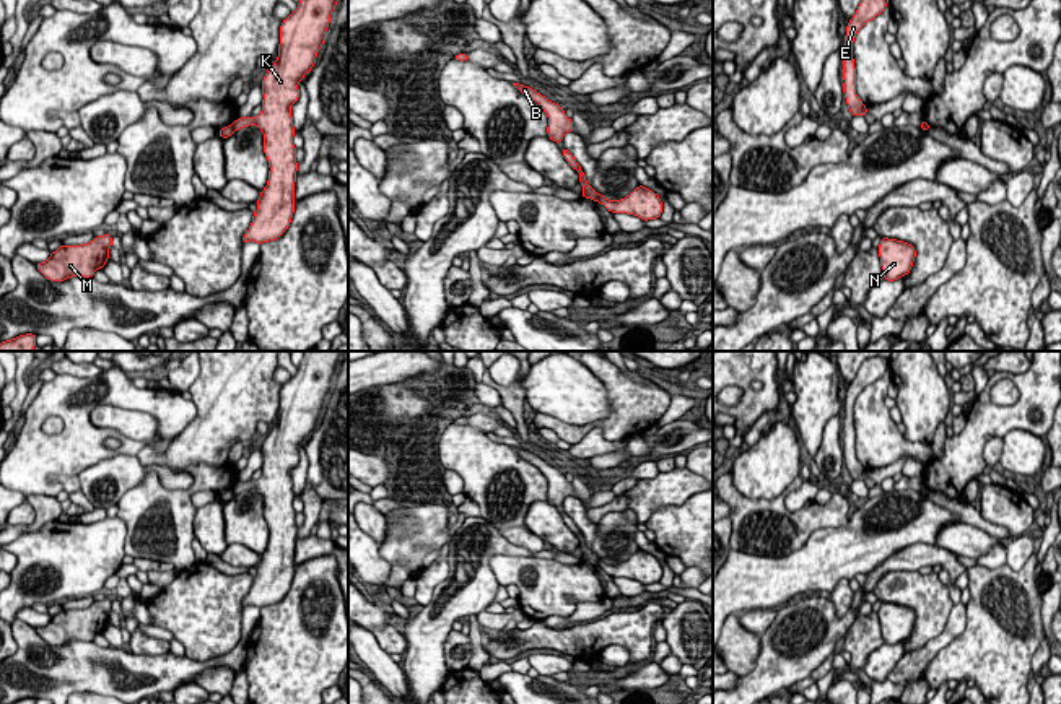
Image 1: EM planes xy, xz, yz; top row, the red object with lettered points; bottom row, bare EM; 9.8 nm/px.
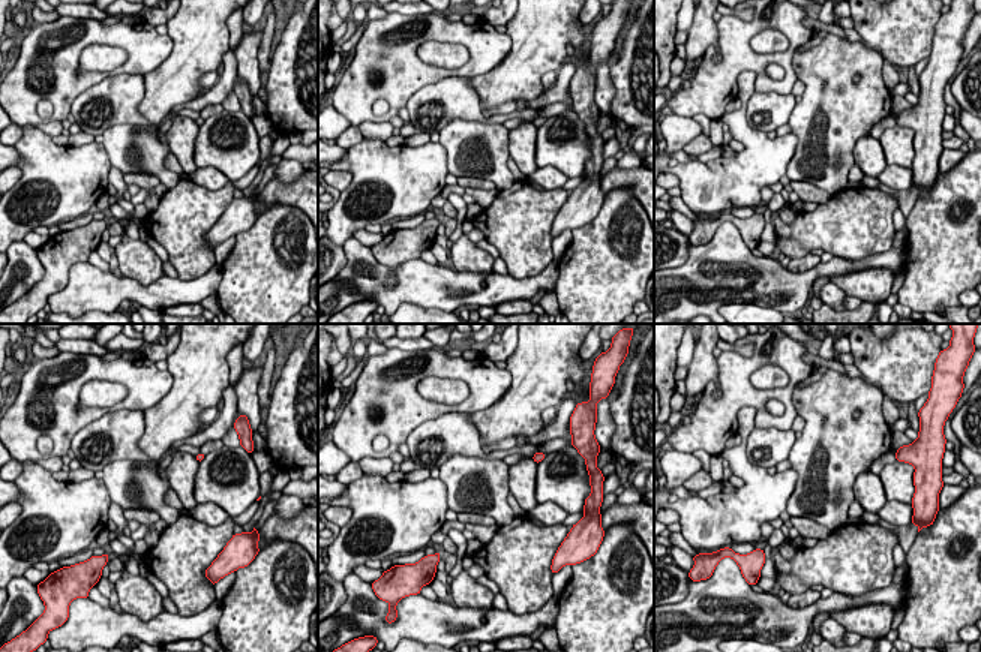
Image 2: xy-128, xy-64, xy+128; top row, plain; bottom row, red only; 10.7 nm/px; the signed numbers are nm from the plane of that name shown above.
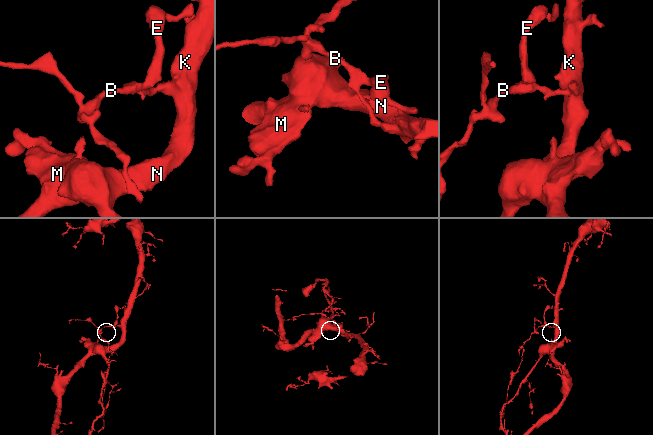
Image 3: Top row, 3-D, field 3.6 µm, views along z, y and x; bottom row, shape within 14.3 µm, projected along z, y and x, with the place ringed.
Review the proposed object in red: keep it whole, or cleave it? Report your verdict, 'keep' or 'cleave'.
cleave

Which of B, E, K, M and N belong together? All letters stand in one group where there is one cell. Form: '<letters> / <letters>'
B E / K M N

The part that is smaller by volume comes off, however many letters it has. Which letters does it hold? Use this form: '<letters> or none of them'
B, E

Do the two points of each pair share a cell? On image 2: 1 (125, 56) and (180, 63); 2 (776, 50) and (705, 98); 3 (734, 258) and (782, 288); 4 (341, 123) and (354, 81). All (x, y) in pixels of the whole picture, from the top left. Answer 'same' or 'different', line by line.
1: different
2: same
3: same
4: different

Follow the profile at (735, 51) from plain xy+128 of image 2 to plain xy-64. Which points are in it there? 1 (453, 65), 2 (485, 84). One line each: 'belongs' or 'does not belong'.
1: belongs
2: does not belong

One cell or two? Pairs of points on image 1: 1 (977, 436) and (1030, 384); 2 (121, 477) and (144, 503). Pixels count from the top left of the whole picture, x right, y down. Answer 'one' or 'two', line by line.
1: one
2: two

